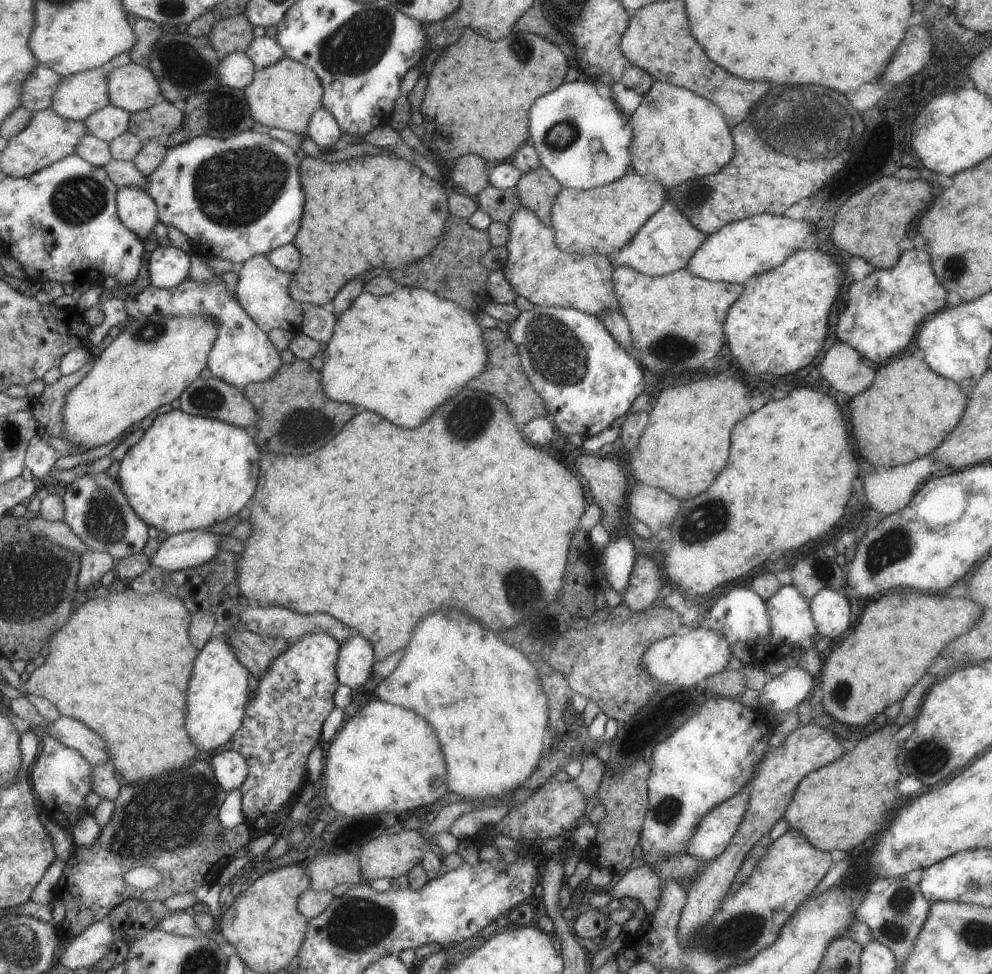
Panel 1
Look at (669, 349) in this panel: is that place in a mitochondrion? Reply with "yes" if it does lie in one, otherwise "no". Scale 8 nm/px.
yes

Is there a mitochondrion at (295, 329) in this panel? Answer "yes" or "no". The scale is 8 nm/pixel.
no

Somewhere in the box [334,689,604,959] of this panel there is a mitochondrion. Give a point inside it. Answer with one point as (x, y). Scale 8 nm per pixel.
(552, 882)

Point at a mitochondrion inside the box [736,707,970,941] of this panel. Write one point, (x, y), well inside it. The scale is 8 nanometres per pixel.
(925, 758)

